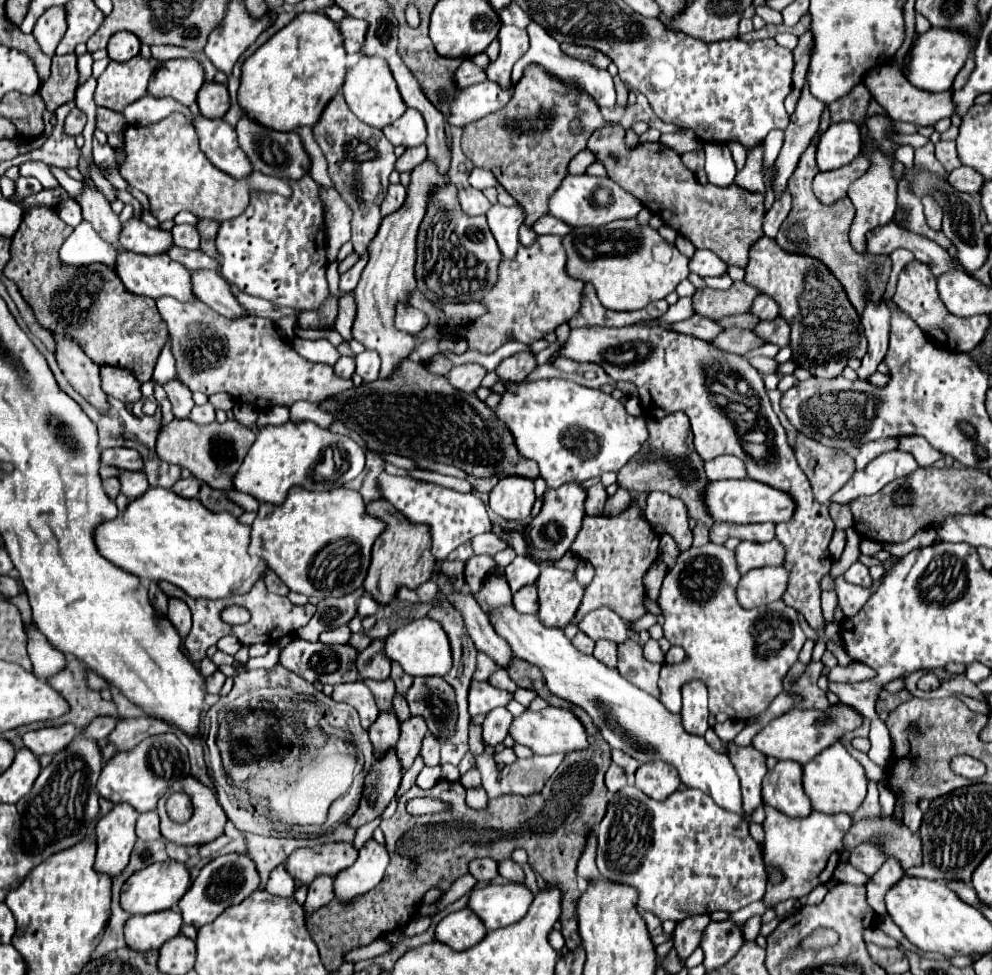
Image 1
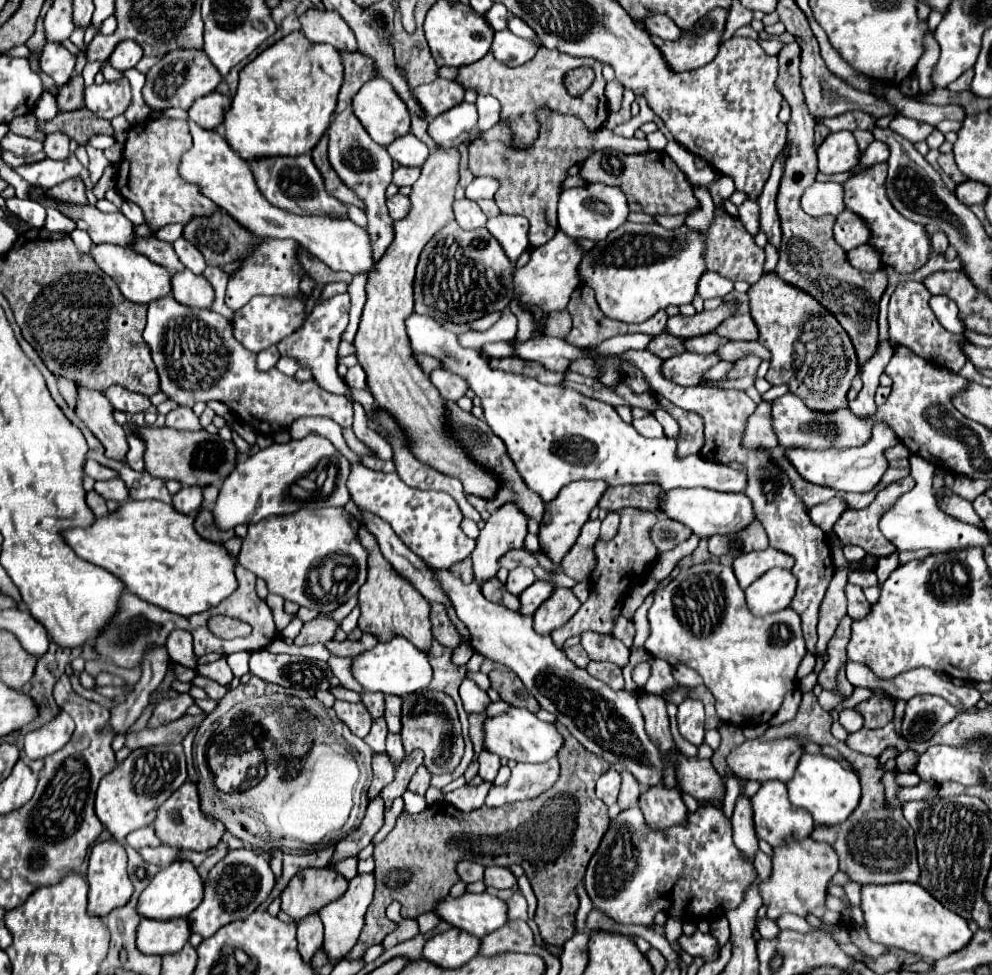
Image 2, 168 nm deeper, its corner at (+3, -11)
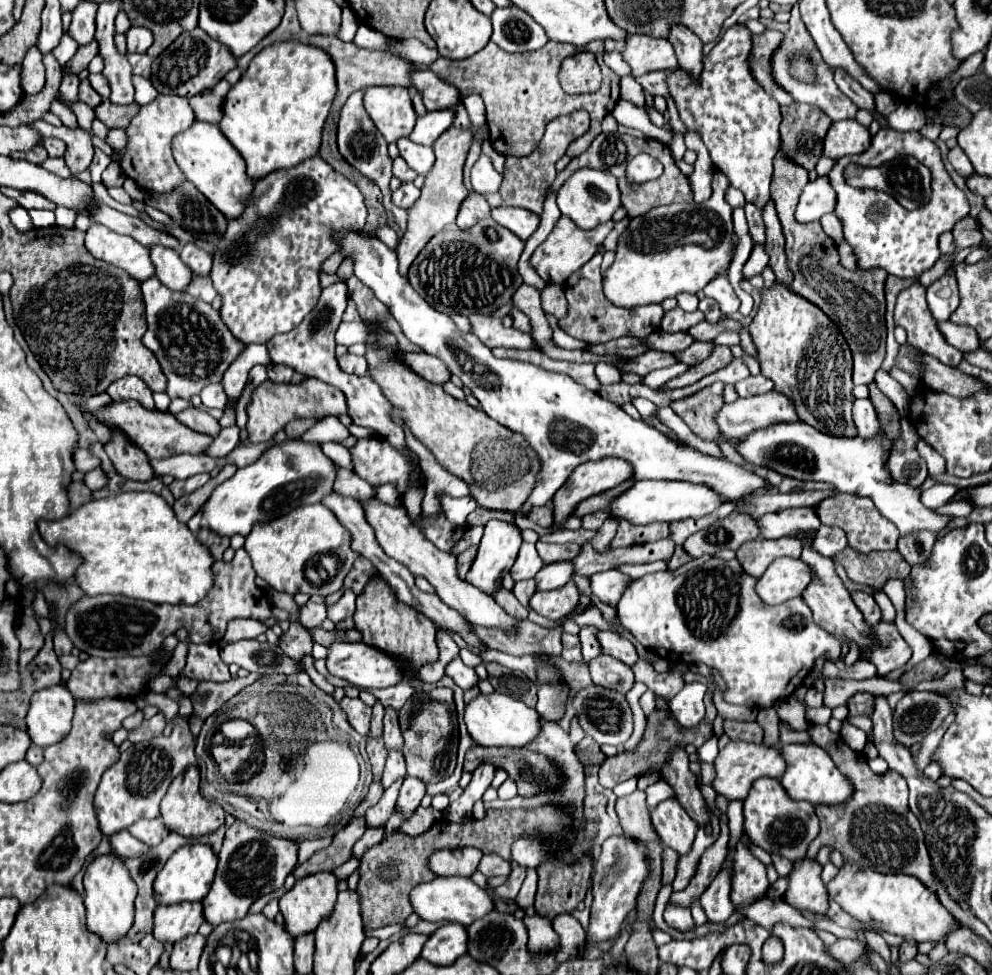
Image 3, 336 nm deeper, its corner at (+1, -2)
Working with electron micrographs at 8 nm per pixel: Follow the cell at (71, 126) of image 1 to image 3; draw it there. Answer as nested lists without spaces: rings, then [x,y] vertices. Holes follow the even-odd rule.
[[[43,139],[43,147],[47,149],[49,157],[63,157],[65,143],[61,139]]]

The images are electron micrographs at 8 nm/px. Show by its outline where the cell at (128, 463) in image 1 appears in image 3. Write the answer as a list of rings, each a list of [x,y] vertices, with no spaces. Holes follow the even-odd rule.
[[[75,449],[73,451],[73,463],[75,463],[75,469],[81,473],[89,473],[91,469],[101,465],[101,461],[87,449]]]

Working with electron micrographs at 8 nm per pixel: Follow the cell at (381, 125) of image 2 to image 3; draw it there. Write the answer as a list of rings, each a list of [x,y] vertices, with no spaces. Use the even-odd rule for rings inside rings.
[[[369,87],[363,101],[369,117],[387,143],[407,137],[413,131],[417,115],[405,87]]]

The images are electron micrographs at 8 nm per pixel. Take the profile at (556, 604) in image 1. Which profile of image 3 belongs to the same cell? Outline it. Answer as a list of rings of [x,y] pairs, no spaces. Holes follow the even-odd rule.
[[[573,581],[553,591],[535,591],[529,599],[529,607],[549,619],[561,619],[569,615],[579,603],[579,591]]]

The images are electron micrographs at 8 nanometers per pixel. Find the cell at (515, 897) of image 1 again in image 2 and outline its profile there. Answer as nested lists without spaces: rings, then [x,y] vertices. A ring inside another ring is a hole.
[[[465,892],[459,898],[447,896],[435,906],[441,920],[453,924],[455,928],[461,928],[477,938],[487,936],[489,932],[501,928],[509,922],[507,904],[491,896],[487,892],[483,894],[469,894]]]

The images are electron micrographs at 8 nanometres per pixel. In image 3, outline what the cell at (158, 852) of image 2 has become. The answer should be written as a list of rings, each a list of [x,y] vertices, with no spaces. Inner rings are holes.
[[[119,831],[111,835],[109,843],[111,843],[111,853],[119,859],[131,859],[131,857],[143,855],[149,849],[145,843],[135,839],[129,831]]]

